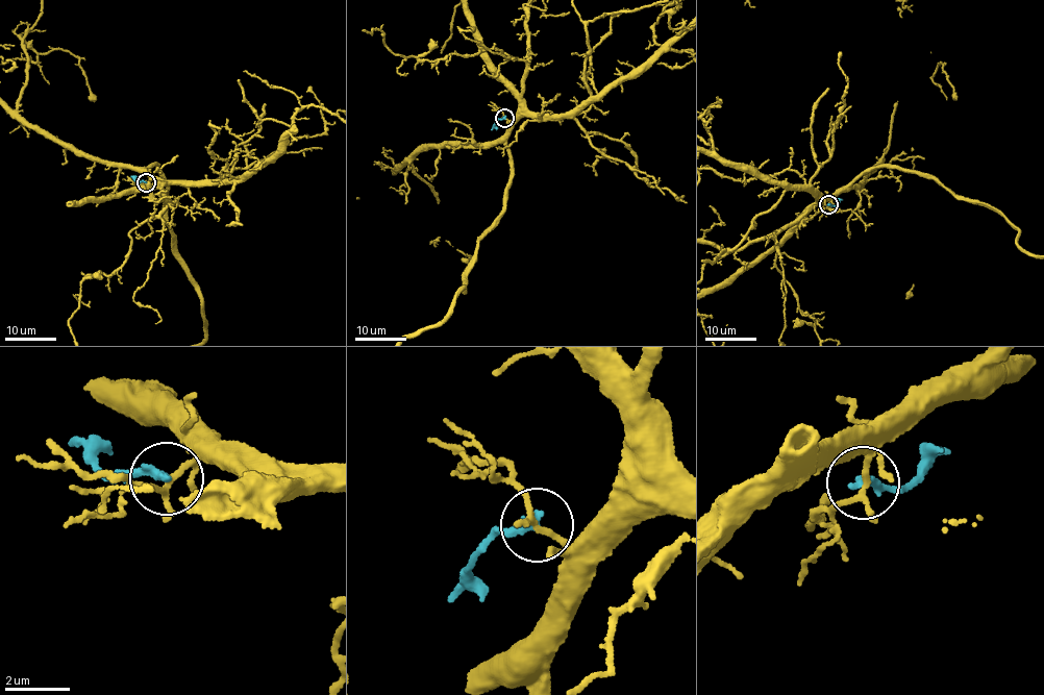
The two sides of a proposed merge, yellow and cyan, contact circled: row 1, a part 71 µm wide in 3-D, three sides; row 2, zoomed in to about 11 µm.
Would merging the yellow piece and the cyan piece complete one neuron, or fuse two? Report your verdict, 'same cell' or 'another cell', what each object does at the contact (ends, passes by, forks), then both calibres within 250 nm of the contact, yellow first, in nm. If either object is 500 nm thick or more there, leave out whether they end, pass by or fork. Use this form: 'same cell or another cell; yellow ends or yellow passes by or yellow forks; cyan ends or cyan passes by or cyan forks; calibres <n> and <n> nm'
another cell; yellow passes by; cyan ends; calibres 190 and 280 nm

